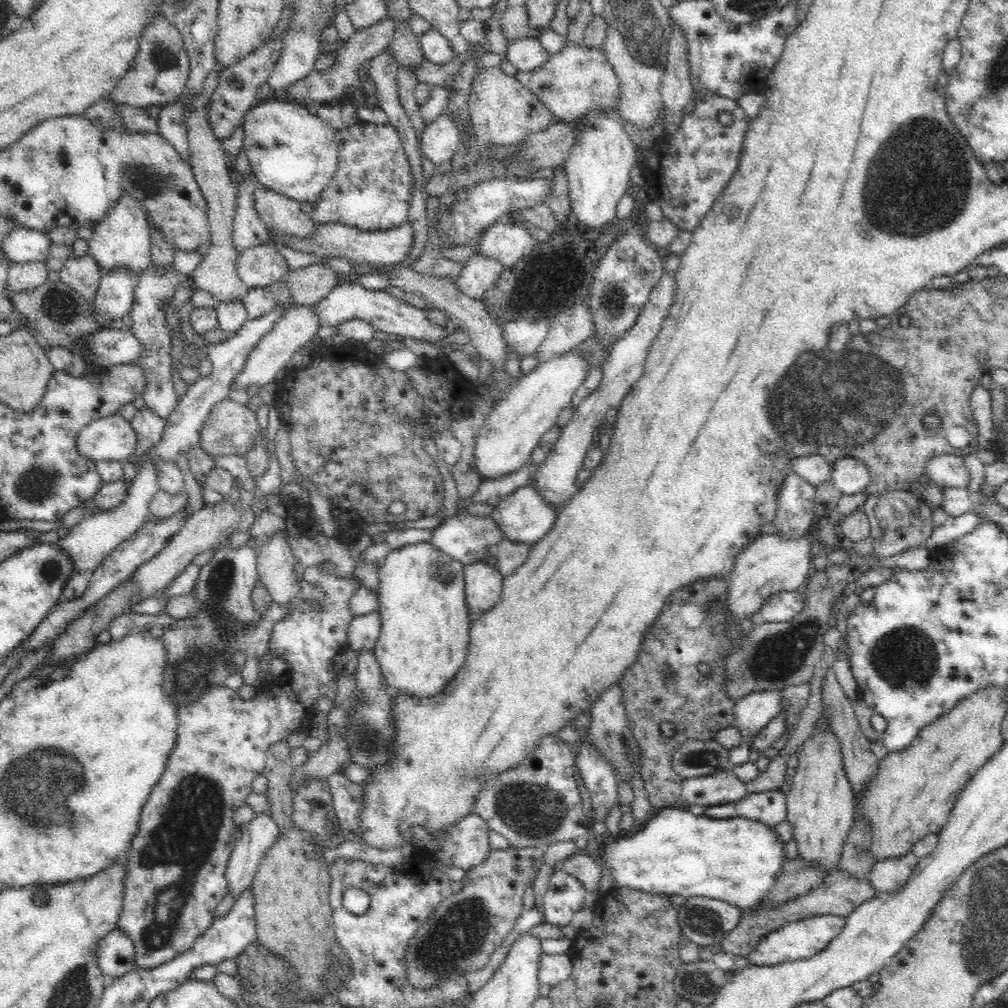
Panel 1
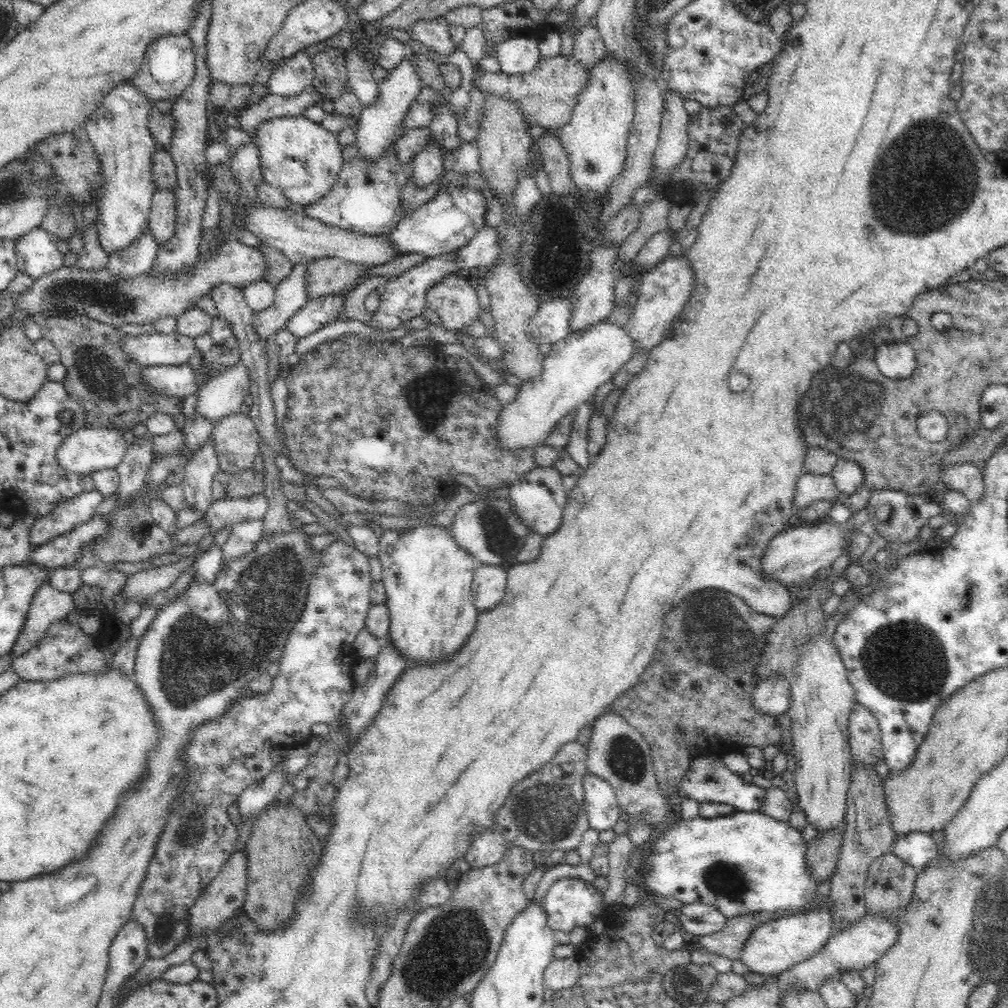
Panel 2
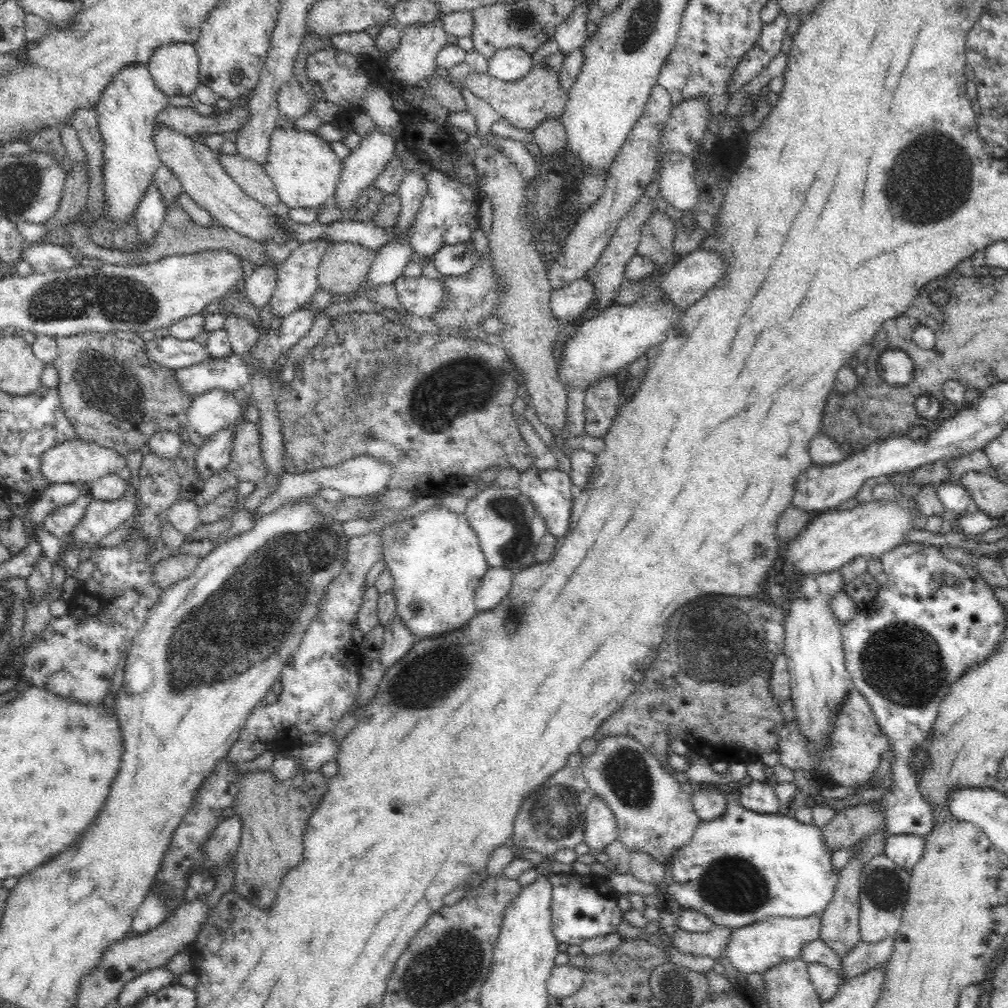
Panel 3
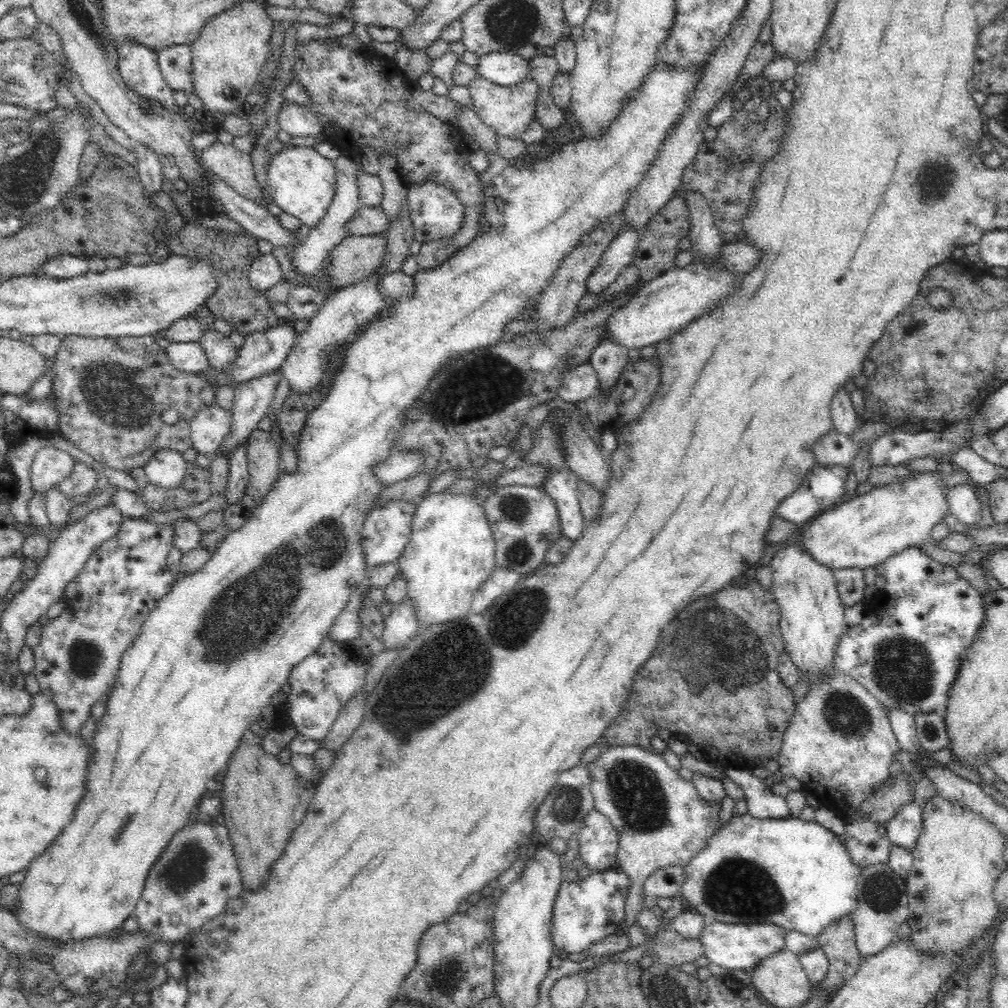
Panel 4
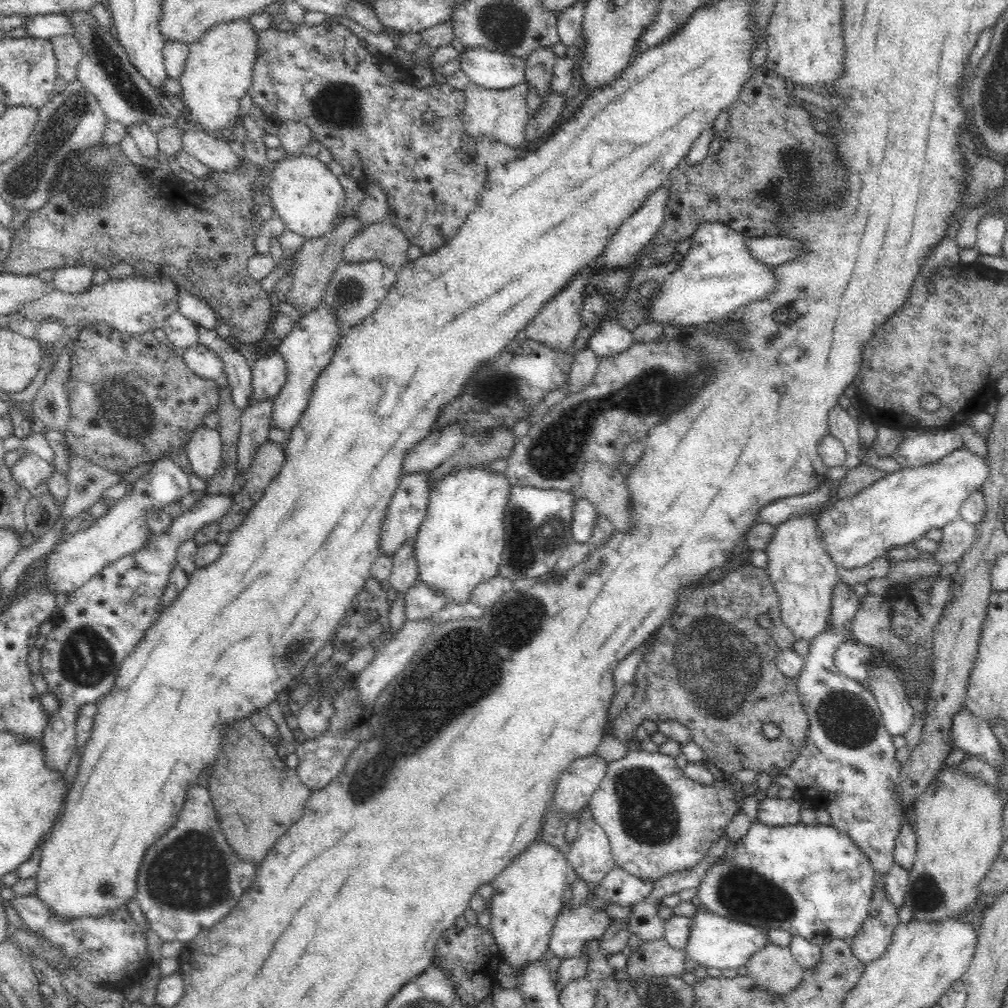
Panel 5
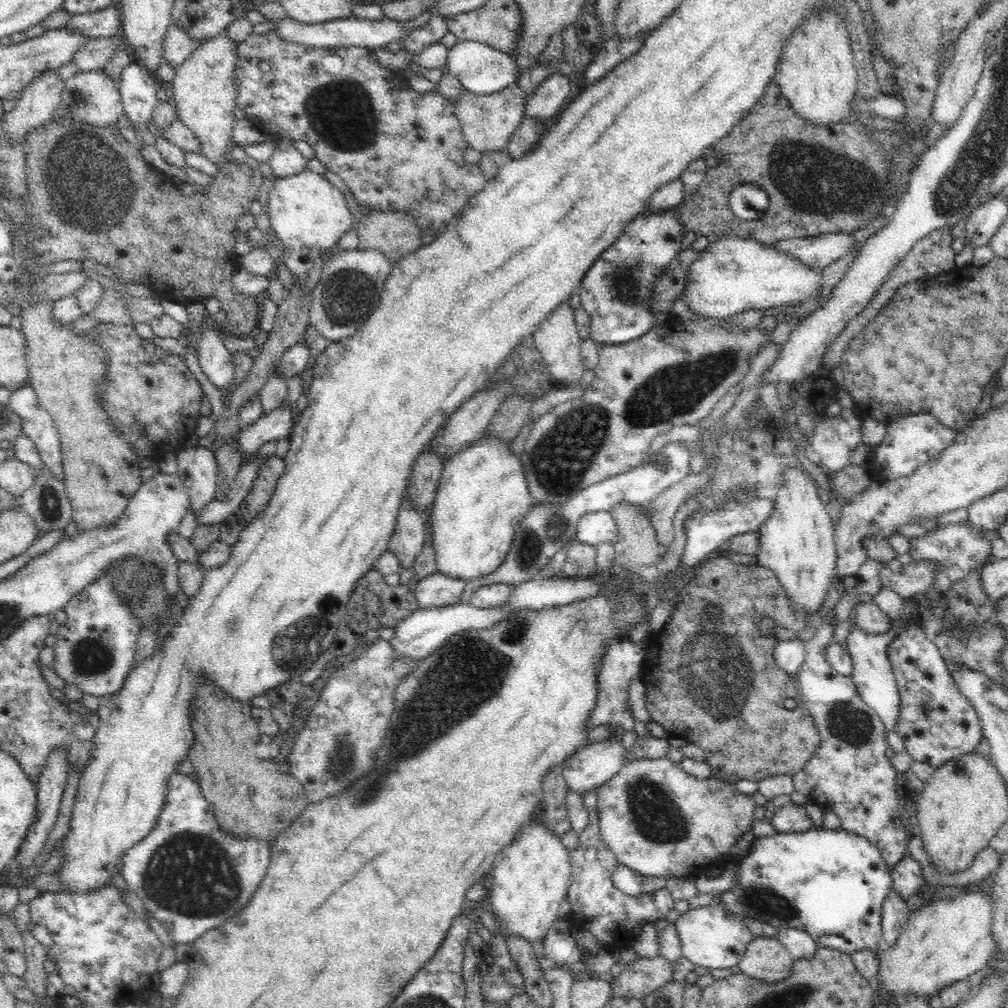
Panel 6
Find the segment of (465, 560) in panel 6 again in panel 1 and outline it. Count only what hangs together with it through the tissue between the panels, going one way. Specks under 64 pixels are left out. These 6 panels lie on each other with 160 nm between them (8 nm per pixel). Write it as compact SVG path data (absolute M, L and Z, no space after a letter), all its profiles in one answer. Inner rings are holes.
M430 541L392 550L379 567L381 631L373 651L393 693L434 696L464 665L471 627L464 568Z

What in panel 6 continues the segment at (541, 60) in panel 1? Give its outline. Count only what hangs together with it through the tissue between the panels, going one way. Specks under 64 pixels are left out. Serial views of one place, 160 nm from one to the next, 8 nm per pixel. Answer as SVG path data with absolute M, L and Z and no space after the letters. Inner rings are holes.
M472 40L458 41L448 50L444 71L454 76L461 83L464 91L480 95L501 92L515 83L515 79L519 76L517 64L511 56L492 46Z

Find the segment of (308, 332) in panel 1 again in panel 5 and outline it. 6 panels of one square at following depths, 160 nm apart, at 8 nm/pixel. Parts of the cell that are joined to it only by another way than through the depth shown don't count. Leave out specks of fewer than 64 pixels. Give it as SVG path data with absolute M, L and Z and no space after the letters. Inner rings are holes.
M200 425L189 438L184 448L190 463L192 474L202 478L206 483L218 472L222 464L222 441L218 429Z

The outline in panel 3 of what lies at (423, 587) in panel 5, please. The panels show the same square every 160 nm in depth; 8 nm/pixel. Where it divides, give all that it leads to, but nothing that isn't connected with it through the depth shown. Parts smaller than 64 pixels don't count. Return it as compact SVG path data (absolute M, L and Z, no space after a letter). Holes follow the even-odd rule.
M396 615L385 624L383 633L383 647L381 648L380 663L384 669L388 669L396 663L415 643L414 633L403 624L402 619Z

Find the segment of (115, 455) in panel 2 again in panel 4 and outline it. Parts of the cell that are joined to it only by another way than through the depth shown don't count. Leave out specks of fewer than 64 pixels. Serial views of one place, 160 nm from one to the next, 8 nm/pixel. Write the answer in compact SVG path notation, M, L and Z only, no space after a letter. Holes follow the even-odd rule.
M44 447L35 454L30 466L30 481L36 493L45 493L57 486L72 472L74 462L70 454L54 447Z

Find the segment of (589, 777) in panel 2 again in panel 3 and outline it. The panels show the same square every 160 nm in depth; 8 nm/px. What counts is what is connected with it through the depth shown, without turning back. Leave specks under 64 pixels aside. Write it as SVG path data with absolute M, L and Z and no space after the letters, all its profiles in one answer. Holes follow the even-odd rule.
M593 794L592 802L588 805L584 817L583 841L594 852L606 850L617 838L614 813L598 795Z

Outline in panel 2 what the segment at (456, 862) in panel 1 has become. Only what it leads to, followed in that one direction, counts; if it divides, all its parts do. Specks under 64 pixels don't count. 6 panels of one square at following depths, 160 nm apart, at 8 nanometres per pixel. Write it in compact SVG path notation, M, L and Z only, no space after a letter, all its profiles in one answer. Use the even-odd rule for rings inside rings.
M482 831L473 836L465 860L472 869L487 867L496 864L509 845L506 838L498 831Z

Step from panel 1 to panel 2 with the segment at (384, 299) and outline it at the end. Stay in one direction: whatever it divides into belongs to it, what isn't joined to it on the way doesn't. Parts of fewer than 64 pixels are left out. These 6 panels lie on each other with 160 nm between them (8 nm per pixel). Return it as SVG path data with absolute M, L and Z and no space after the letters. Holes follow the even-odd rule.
M338 293L335 295L321 296L317 299L308 299L308 302L292 314L292 318L287 323L285 327L292 334L292 336L296 336L296 338L304 338L304 336L308 336L312 334L312 332L316 332L325 328L329 323L334 322L334 320L341 319L342 310L344 309L344 300L346 293Z

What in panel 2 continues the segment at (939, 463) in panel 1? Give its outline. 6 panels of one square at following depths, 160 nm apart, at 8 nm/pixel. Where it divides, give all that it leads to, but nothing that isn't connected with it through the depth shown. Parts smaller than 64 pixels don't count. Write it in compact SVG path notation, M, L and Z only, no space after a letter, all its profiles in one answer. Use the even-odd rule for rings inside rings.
M975 463L950 465L939 473L940 481L944 482L948 489L961 492L972 503L978 502L983 497L985 489L983 472Z

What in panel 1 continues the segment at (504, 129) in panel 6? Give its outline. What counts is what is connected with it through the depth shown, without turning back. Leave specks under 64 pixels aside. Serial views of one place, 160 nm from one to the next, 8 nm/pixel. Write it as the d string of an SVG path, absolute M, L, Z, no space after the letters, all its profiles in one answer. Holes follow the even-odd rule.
M566 44L561 52L550 55L542 67L528 72L518 71L513 78L541 100L556 123L575 124L586 112L612 109L619 104L620 84L602 49Z

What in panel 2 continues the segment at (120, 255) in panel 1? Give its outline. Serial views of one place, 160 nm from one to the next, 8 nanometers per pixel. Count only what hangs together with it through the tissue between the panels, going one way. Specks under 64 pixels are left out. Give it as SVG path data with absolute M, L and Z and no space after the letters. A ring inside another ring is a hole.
M130 78L119 83L102 99L99 108L90 116L82 129L94 147L96 163L100 165L100 173L102 174L103 184L101 185L101 196L98 198L98 214L95 224L101 247L108 254L126 248L132 240L136 240L142 234L142 230L146 228L146 222L149 222L153 193L156 190L153 156L159 146L152 136L150 127L148 127L150 110L154 107L154 100L151 100L142 91L138 91L138 88L132 85L132 78Z

